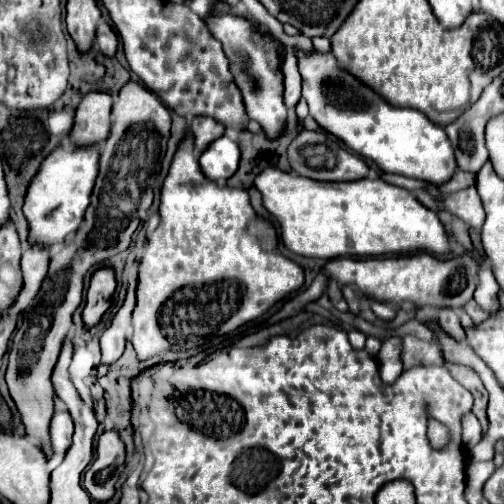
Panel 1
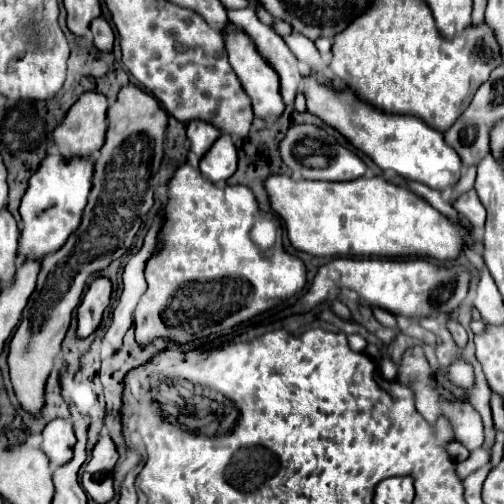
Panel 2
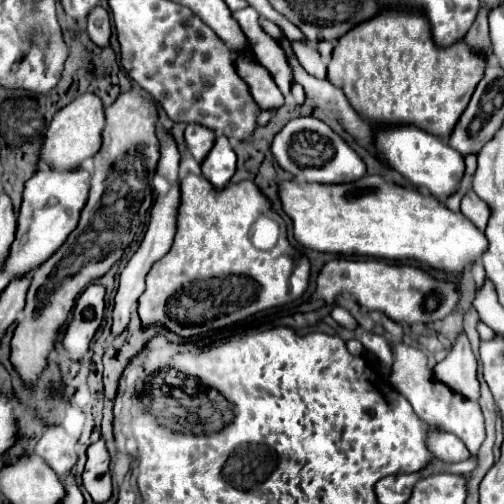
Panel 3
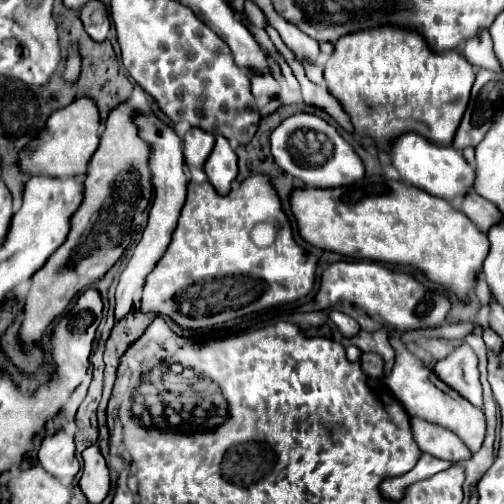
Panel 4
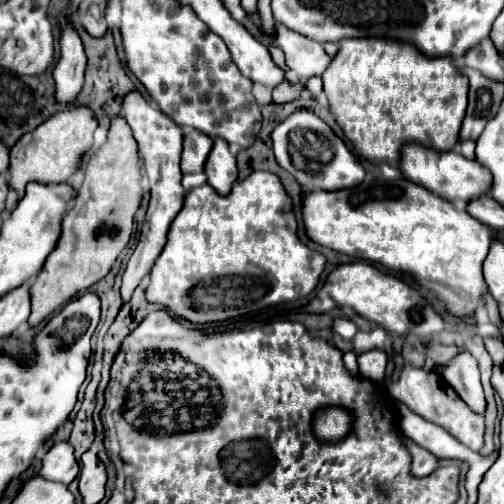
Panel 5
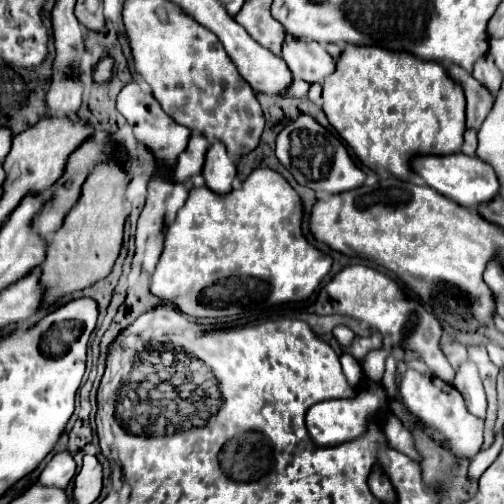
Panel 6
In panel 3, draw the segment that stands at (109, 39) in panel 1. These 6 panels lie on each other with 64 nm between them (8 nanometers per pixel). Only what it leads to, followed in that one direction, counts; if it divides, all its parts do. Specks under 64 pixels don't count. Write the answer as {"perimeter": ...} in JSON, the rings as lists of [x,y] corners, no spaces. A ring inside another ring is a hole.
{"perimeter":[[[102,6],[92,8],[92,12],[86,16],[86,32],[90,34],[92,42],[98,46],[108,46],[110,38],[110,16]]]}

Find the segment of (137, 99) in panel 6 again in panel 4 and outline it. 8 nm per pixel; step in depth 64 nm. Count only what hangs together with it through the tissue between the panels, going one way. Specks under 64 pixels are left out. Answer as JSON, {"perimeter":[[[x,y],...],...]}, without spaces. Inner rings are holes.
{"perimeter":[[[136,112],[134,114],[134,124],[136,124],[136,128],[140,132],[140,138],[150,144],[148,166],[150,166],[150,172],[152,172],[154,198],[152,198],[152,208],[148,212],[148,224],[146,224],[146,228],[142,232],[142,238],[140,238],[140,242],[138,242],[138,246],[136,246],[136,250],[134,250],[130,262],[128,262],[128,266],[124,268],[124,272],[120,276],[120,284],[118,284],[118,290],[116,290],[116,320],[120,320],[124,314],[128,314],[136,294],[144,286],[146,276],[152,272],[156,262],[166,252],[166,248],[170,244],[170,238],[172,238],[172,232],[176,228],[176,220],[178,220],[180,210],[184,206],[186,186],[188,186],[188,180],[186,180],[186,174],[184,174],[182,140],[174,132],[174,128],[170,124],[162,122],[152,112]]]}

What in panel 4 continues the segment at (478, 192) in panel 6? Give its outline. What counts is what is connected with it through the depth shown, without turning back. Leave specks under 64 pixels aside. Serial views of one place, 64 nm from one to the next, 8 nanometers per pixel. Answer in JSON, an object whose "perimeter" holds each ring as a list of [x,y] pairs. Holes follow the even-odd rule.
{"perimeter":[[[402,134],[392,144],[392,164],[400,172],[400,178],[408,184],[414,184],[422,190],[426,190],[432,196],[452,200],[456,196],[466,196],[468,190],[474,186],[474,168],[466,162],[462,152],[458,152],[452,146],[436,146],[422,136],[416,134]]]}

